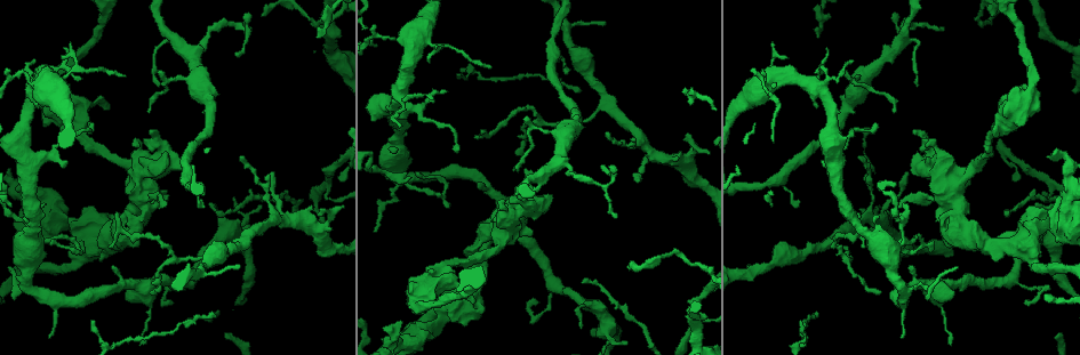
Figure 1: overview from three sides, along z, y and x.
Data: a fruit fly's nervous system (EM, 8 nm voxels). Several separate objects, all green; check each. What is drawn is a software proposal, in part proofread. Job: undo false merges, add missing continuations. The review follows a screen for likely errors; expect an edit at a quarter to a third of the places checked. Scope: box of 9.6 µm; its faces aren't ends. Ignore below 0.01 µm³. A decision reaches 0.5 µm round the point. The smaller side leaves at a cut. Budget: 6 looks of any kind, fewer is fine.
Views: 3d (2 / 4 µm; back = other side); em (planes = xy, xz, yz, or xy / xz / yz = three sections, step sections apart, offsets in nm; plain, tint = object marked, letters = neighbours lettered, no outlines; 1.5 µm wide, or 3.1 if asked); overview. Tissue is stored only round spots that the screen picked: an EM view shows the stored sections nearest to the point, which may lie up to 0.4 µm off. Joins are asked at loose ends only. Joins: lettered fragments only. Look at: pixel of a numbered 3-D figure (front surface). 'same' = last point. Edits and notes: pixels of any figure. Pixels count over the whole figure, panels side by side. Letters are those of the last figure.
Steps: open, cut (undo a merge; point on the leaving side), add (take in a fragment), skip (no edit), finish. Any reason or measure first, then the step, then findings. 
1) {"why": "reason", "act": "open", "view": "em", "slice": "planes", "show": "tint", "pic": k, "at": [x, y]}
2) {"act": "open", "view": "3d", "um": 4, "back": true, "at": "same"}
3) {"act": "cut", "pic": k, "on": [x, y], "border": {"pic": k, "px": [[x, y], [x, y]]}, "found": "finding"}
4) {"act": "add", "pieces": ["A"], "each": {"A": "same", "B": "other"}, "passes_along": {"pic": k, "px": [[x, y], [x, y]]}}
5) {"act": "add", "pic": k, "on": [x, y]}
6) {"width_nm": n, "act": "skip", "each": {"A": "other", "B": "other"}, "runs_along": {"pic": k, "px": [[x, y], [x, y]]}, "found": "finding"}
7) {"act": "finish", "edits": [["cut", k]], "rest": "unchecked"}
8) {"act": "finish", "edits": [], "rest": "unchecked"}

{"why": "an open end", "act": "open", "view": "3d", "um": 4, "pic": 1, "at": [1056, 154]}

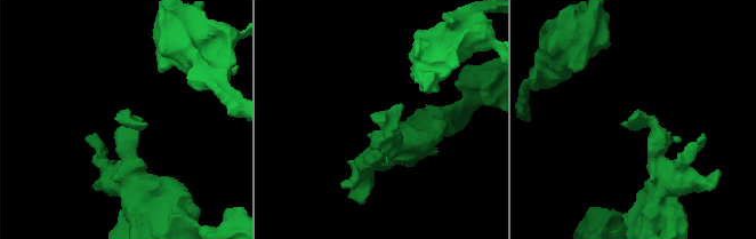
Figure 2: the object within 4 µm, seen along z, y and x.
{"act": "open", "view": "em", "slice": "planes", "show": "tint", "pic": 2, "at": [634, 119]}

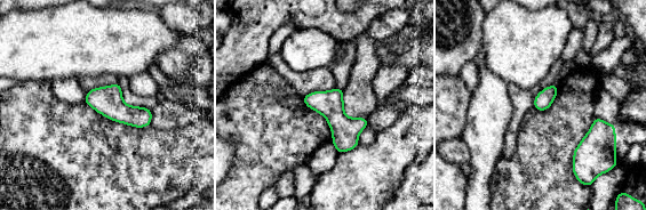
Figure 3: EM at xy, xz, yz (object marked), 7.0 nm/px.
{"why": "what lies round it", "act": "open", "view": "em", "slice": "planes", "show": "letters", "at": "same"}

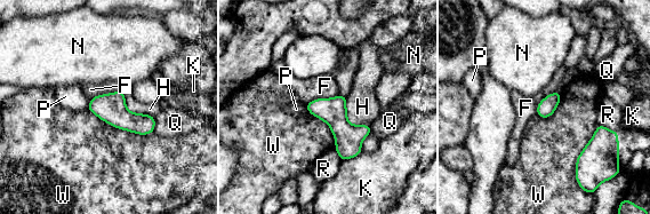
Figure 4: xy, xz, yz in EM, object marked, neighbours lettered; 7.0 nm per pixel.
{"act": "skip", "each": {"F": "other", "H": "other", "K": "other", "N": "other", "P": "other", "Q": "other", "R": "other", "W": "other"}, "border": {"pic": 4, "px": [[560, 90], [547, 94], [535, 113]]}, "found": "none of them fits"}

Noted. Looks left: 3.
{"why": "closes a loop", "act": "open", "view": "em", "slice": "planes", "show": "letters", "pic": 1, "at": [141, 142]}

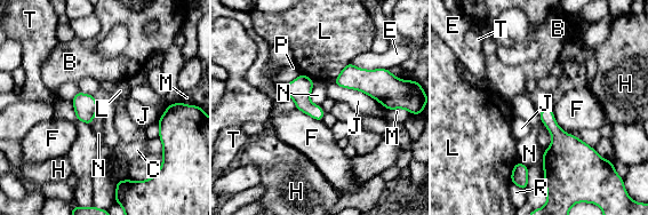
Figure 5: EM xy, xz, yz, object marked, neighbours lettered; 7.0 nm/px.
{"act": "skip", "each": {"B": "other", "C": "other", "E": "other", "F": "other", "H": "other", "J": "other", "L": "other", "M": "other", "N": "other", "P": "other", "R": "other", "T": "other"}, "border": {"pic": 5, "px": [[296, 108], [321, 121]]}, "found": "one neuron here"}

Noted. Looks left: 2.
{"act": "finish", "edits": [], "rest": "unchecked"}

